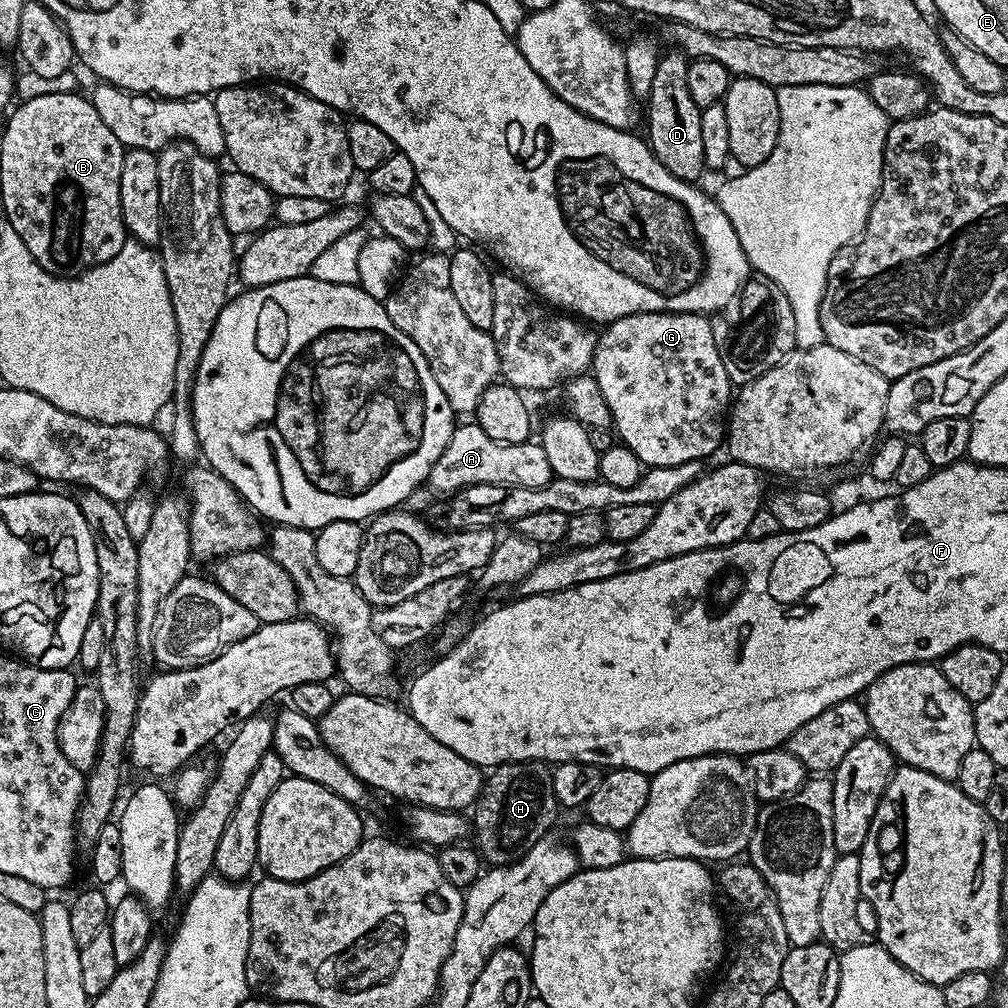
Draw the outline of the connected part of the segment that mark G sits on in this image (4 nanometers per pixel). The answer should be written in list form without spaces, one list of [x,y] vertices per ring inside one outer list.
[[[639,312],[630,314],[626,318],[613,320],[597,335],[590,375],[597,380],[598,387],[602,390],[602,395],[612,415],[611,427],[619,443],[634,450],[634,454],[638,454],[638,458],[645,466],[650,468],[682,466],[682,462],[707,461],[711,452],[716,452],[719,448],[721,451],[726,440],[726,417],[729,415],[730,401],[734,396],[734,385],[726,374],[726,366],[722,366],[722,354],[718,354],[718,345],[714,343],[712,321],[707,315],[698,312]]]

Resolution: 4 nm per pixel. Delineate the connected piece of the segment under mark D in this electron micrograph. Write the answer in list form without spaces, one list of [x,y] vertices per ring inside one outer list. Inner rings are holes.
[[[668,50],[660,57],[654,70],[654,82],[646,101],[648,107],[648,132],[646,139],[652,153],[674,174],[689,182],[699,181],[699,176],[706,172],[702,158],[702,122],[700,109],[690,98],[690,86],[686,86],[686,70],[689,57],[679,50]]]

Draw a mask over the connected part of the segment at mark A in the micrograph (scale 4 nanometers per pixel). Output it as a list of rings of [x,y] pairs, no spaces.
[[[468,422],[461,428],[460,425],[453,427],[450,442],[446,446],[446,450],[442,450],[442,458],[438,458],[438,462],[434,462],[427,483],[432,491],[443,494],[443,492],[456,492],[459,488],[472,488],[475,484],[504,484],[503,486],[508,488],[537,488],[546,486],[546,482],[550,482],[553,478],[550,461],[546,459],[546,450],[542,450],[542,446],[538,442],[526,444],[494,442],[494,438],[490,438],[490,434],[486,434],[486,430],[479,428],[475,422]]]

